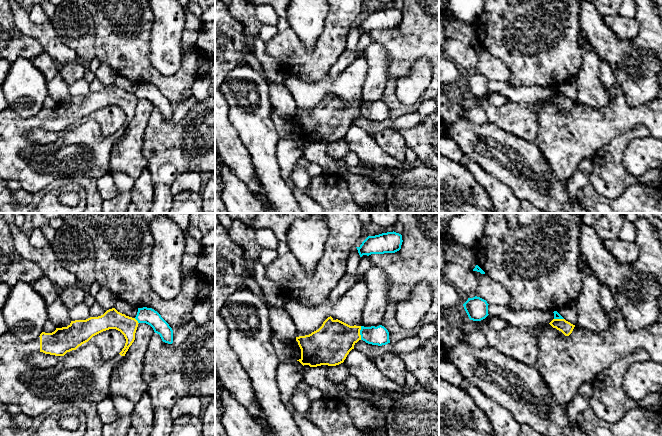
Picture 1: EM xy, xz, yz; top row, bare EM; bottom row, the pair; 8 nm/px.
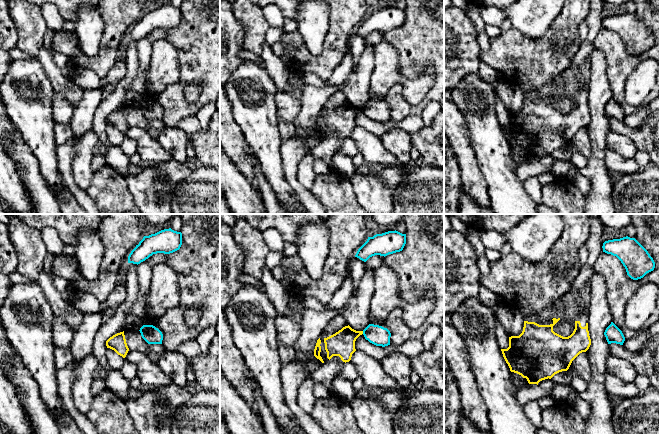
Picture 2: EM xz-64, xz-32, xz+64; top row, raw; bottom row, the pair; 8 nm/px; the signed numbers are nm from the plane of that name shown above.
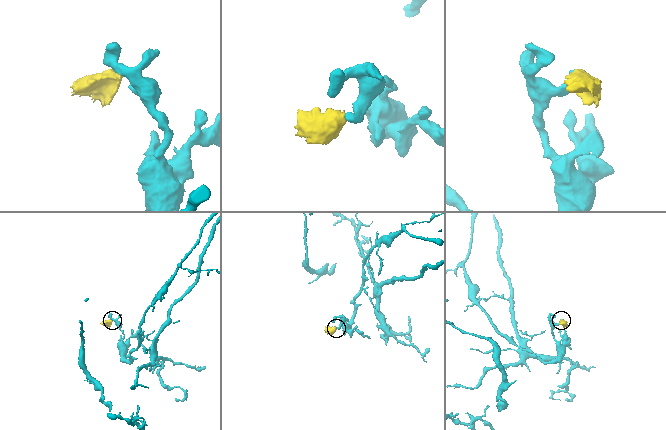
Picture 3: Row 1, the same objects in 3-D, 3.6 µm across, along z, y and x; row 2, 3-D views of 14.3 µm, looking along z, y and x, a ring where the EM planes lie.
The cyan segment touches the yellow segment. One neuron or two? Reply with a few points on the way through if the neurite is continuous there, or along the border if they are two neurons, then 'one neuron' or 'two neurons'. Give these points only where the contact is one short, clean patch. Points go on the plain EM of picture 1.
border along xz (361, 102), (360, 115); two neurons

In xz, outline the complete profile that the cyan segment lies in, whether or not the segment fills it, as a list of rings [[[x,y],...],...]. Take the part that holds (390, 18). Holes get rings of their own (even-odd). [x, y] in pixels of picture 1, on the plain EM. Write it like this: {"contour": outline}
{"contour": [[[387,8],[375,12],[368,12],[359,23],[356,23],[360,33],[371,30],[395,29],[401,25],[402,11]]]}

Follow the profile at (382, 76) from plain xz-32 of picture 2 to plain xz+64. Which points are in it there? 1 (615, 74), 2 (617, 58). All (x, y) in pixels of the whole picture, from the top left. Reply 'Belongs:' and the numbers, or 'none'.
Belongs: none

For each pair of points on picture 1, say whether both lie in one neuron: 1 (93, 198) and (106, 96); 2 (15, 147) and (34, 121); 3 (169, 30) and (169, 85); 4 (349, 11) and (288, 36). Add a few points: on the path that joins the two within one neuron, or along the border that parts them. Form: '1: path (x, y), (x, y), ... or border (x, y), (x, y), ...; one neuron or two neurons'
1: border (92, 181), (103, 199); two neurons
2: path (15, 140), (15, 137), (27, 125); one neuron
3: border (182, 55), (170, 75), (149, 62); two neurons
4: path (336, 29), (334, 34), (314, 54), (304, 54); one neuron

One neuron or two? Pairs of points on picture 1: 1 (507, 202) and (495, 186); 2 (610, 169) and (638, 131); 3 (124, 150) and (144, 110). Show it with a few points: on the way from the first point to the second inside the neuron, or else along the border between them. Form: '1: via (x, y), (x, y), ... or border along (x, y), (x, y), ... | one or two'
1: via (503, 198), (497, 190) | one
2: via (610, 159), (611, 154), (628, 137) | one
3: via (132, 140), (140, 120) | one

